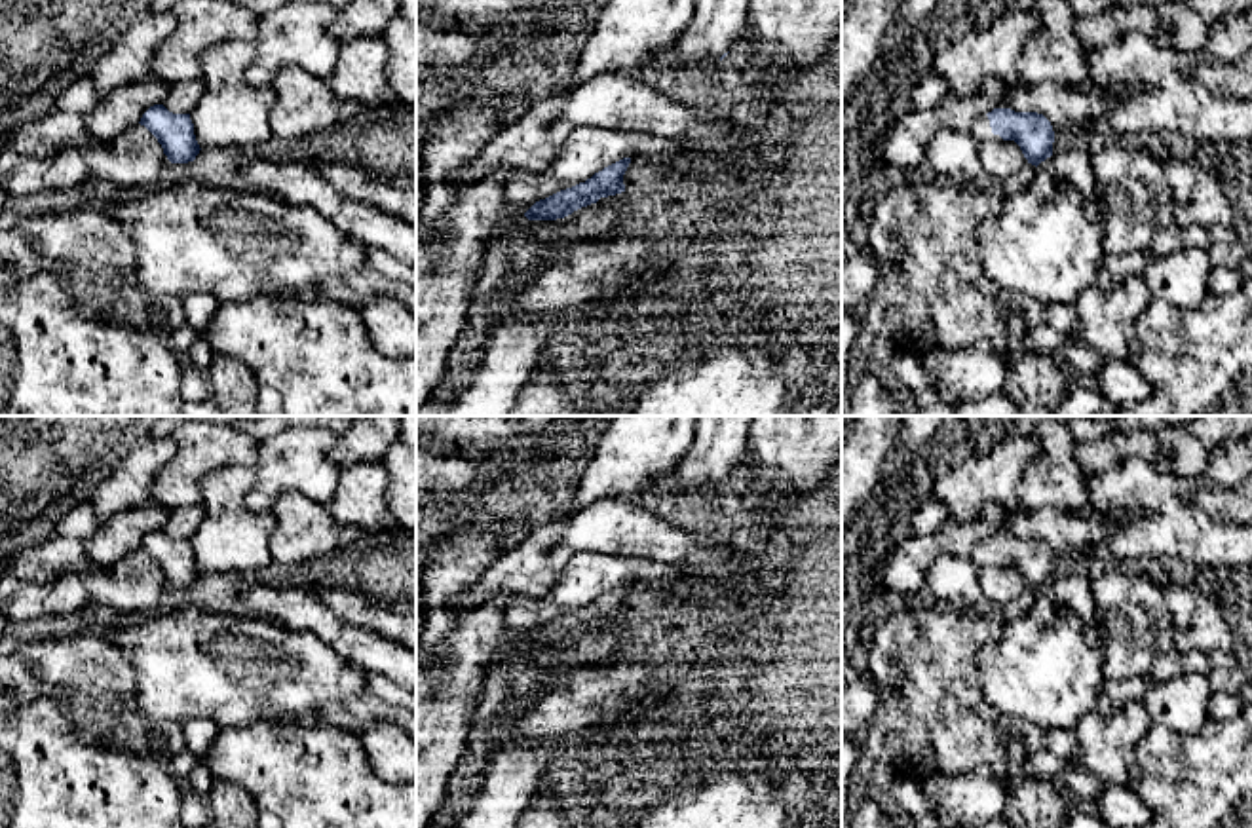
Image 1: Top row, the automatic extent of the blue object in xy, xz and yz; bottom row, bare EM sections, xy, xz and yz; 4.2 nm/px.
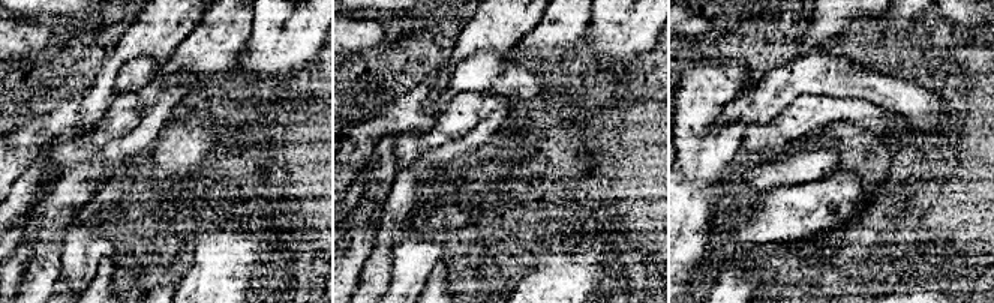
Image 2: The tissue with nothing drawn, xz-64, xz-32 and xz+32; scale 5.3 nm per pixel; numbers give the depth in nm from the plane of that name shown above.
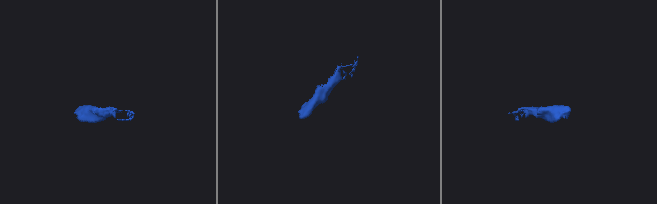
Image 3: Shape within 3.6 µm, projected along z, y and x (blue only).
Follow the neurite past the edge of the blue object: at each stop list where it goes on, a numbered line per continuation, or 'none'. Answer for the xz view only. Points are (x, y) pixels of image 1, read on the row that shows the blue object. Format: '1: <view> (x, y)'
1: xz (717, 25)

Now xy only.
none

